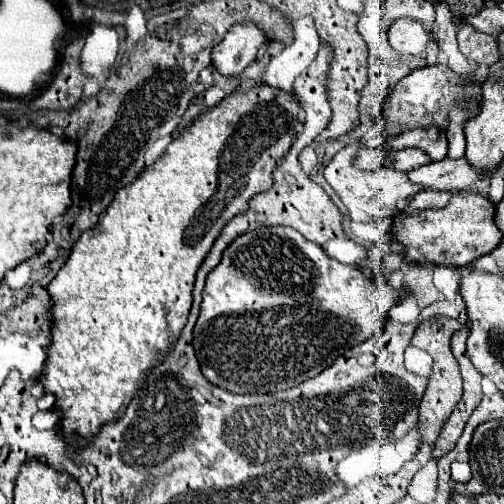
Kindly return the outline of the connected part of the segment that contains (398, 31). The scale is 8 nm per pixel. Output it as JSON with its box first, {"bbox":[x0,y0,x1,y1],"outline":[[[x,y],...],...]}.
{"bbox":[389,19,437,55],"outline":[[[397,19],[397,23],[391,23],[389,27],[389,43],[397,53],[421,55],[431,41],[437,43],[437,39],[431,37],[415,19]]]}

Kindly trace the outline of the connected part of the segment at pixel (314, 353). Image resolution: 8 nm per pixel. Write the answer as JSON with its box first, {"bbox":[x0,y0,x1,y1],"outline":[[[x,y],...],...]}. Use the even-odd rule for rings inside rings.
{"bbox":[193,227,401,395],"outline":[[[291,227],[245,231],[233,239],[223,251],[219,265],[207,275],[201,313],[193,331],[195,355],[205,379],[229,393],[261,395],[285,391],[327,369],[345,347],[363,343],[379,331],[387,311],[399,297],[401,291],[391,289],[385,281],[377,285],[361,269],[331,259],[319,245],[307,241]]]}

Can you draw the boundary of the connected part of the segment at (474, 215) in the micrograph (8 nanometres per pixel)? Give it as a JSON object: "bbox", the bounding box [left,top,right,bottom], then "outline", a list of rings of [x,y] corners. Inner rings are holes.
{"bbox":[393,191,501,267],"outline":[[[421,191],[409,205],[393,219],[393,241],[401,243],[403,259],[409,263],[435,263],[465,267],[471,261],[491,253],[499,241],[501,231],[493,223],[493,205],[479,193],[447,193],[447,191]]]}

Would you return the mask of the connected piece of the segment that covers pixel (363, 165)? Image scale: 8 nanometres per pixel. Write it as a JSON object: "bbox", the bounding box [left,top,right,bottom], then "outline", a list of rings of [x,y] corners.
{"bbox":[353,149,393,169],"outline":[[[363,149],[355,155],[353,165],[357,169],[377,169],[381,165],[381,157],[389,157],[393,159],[385,149]]]}

